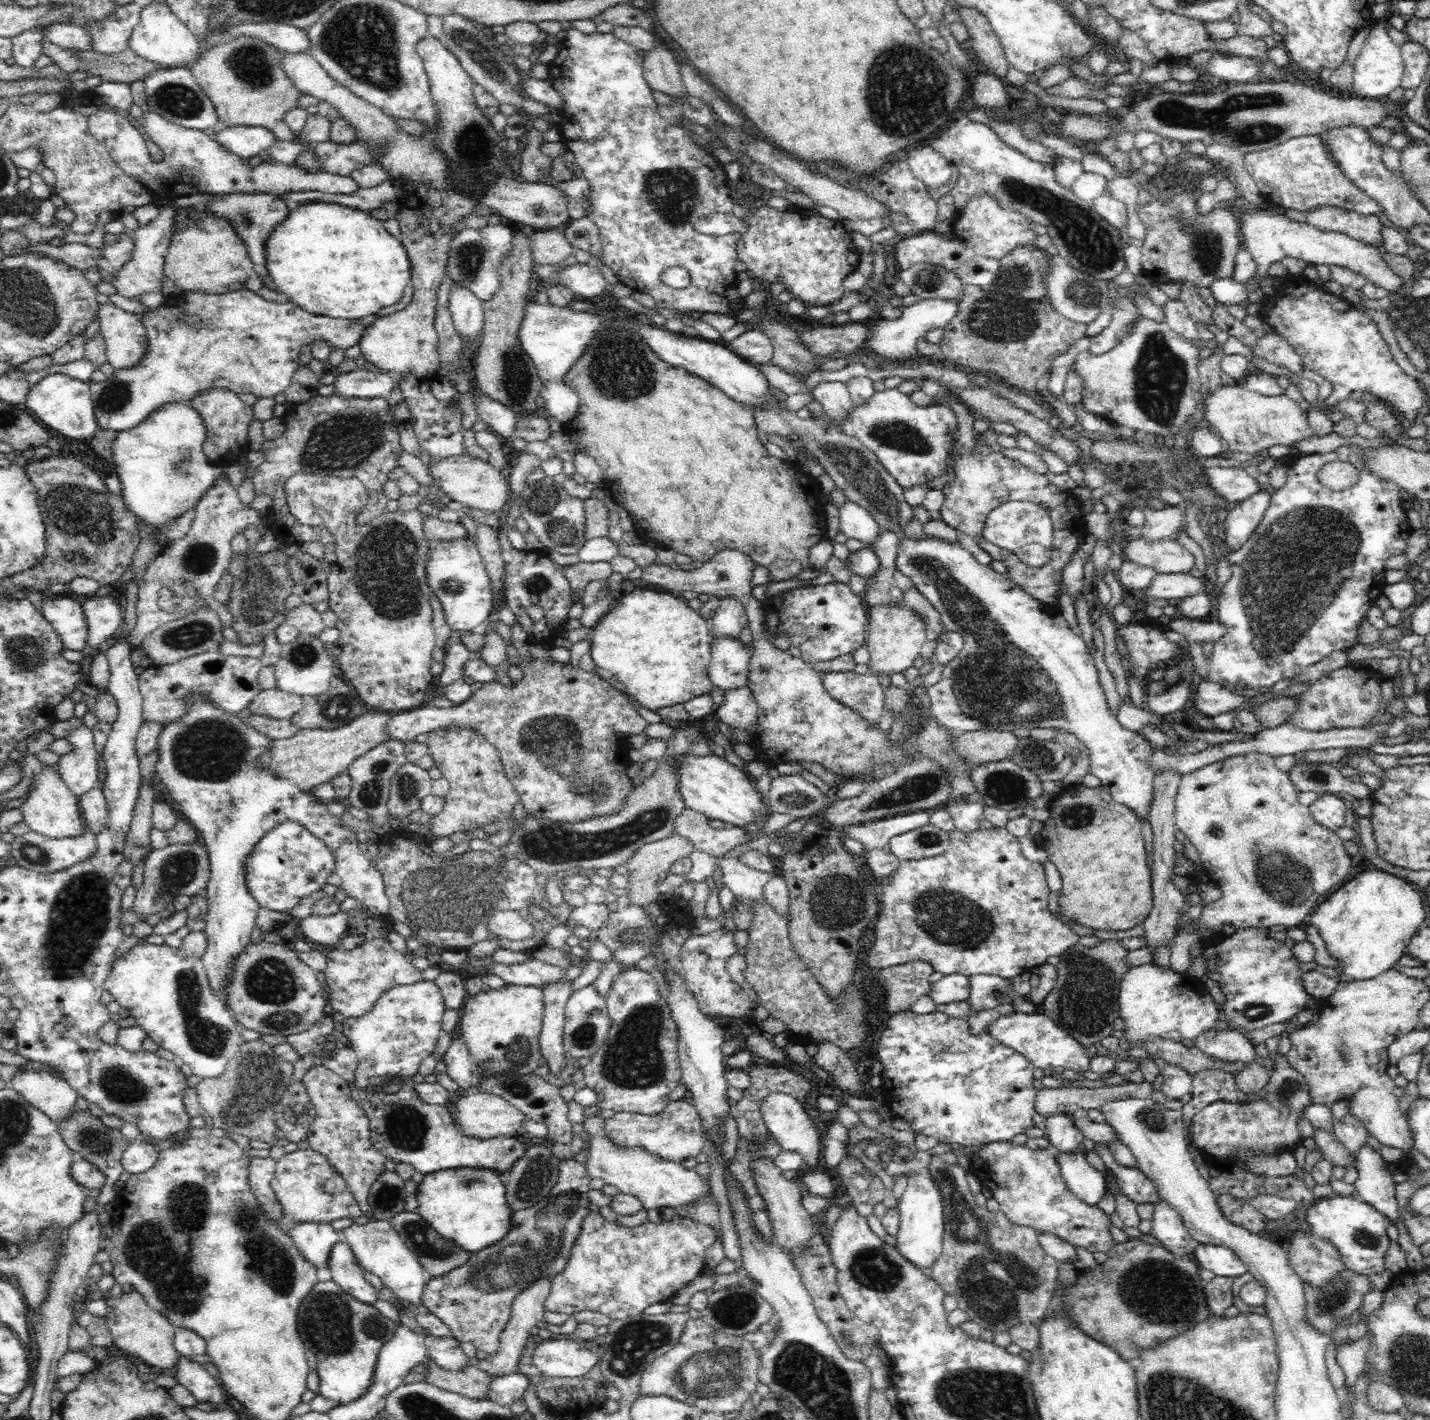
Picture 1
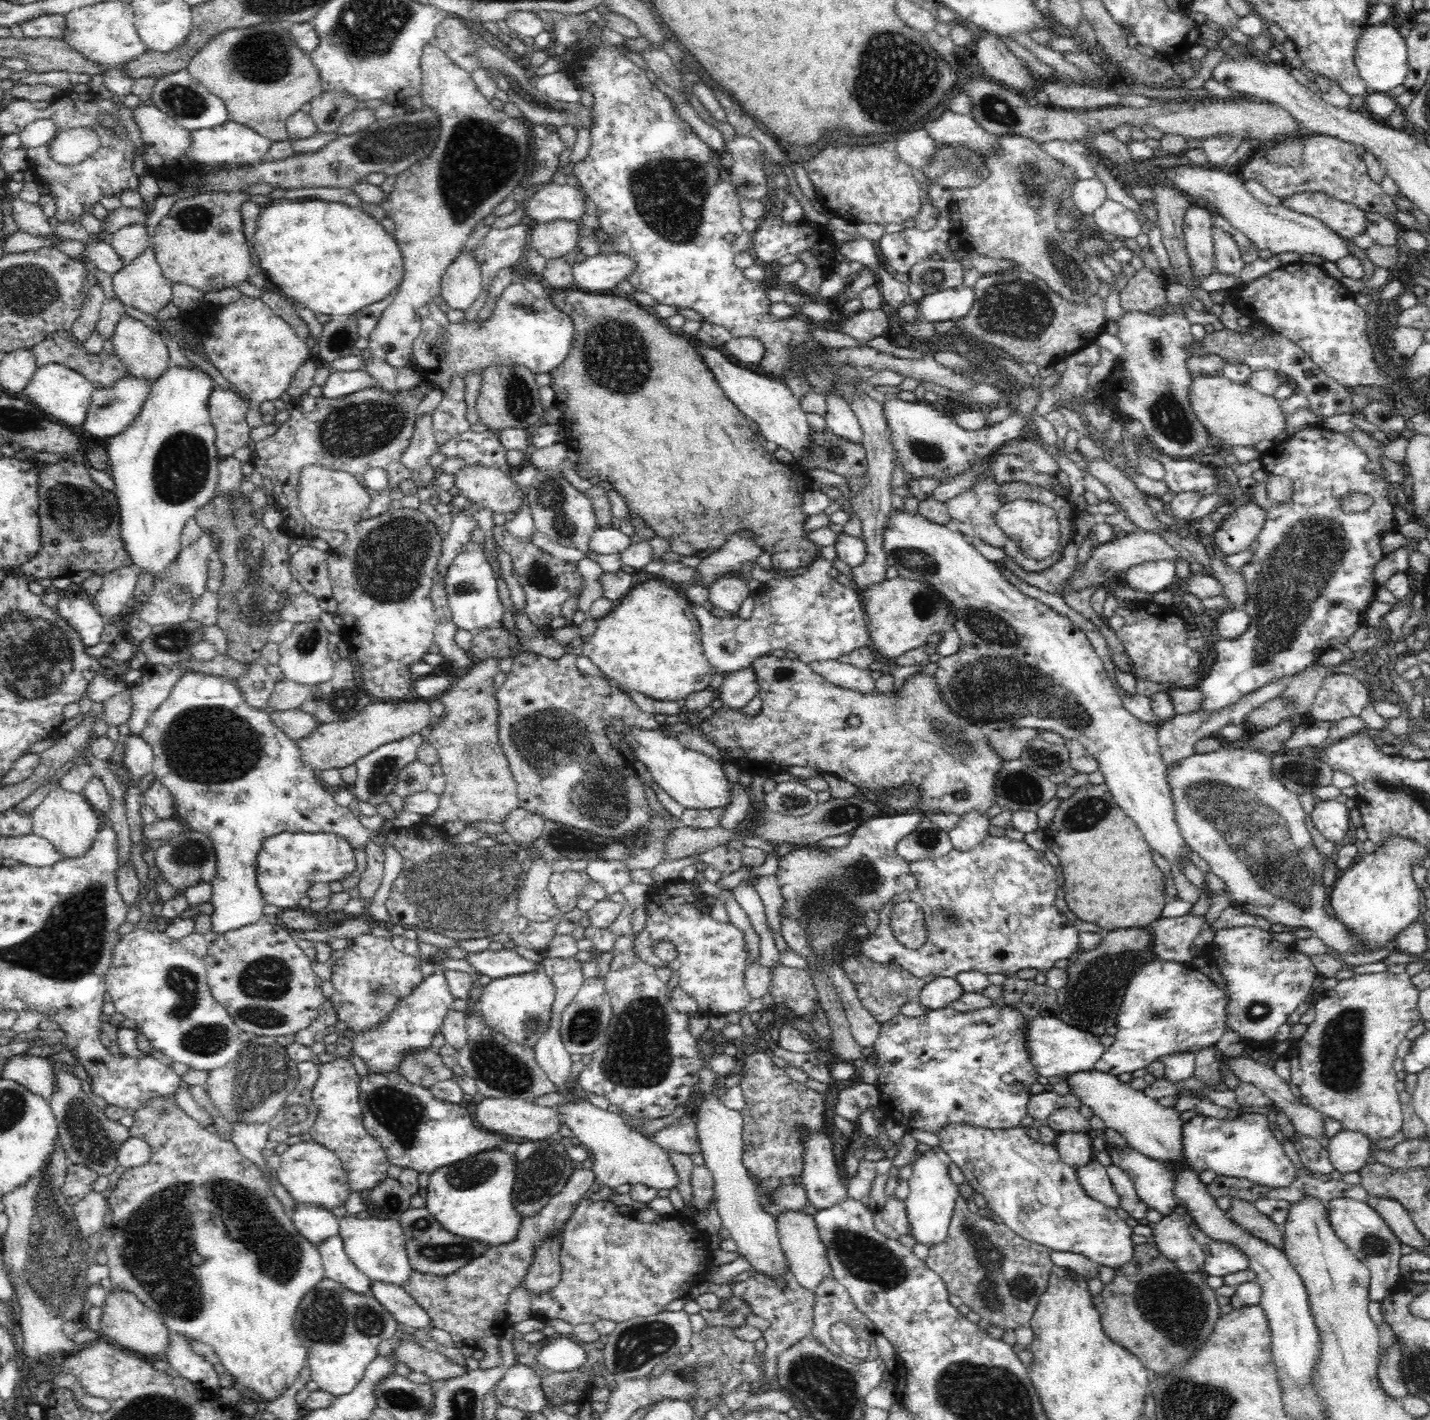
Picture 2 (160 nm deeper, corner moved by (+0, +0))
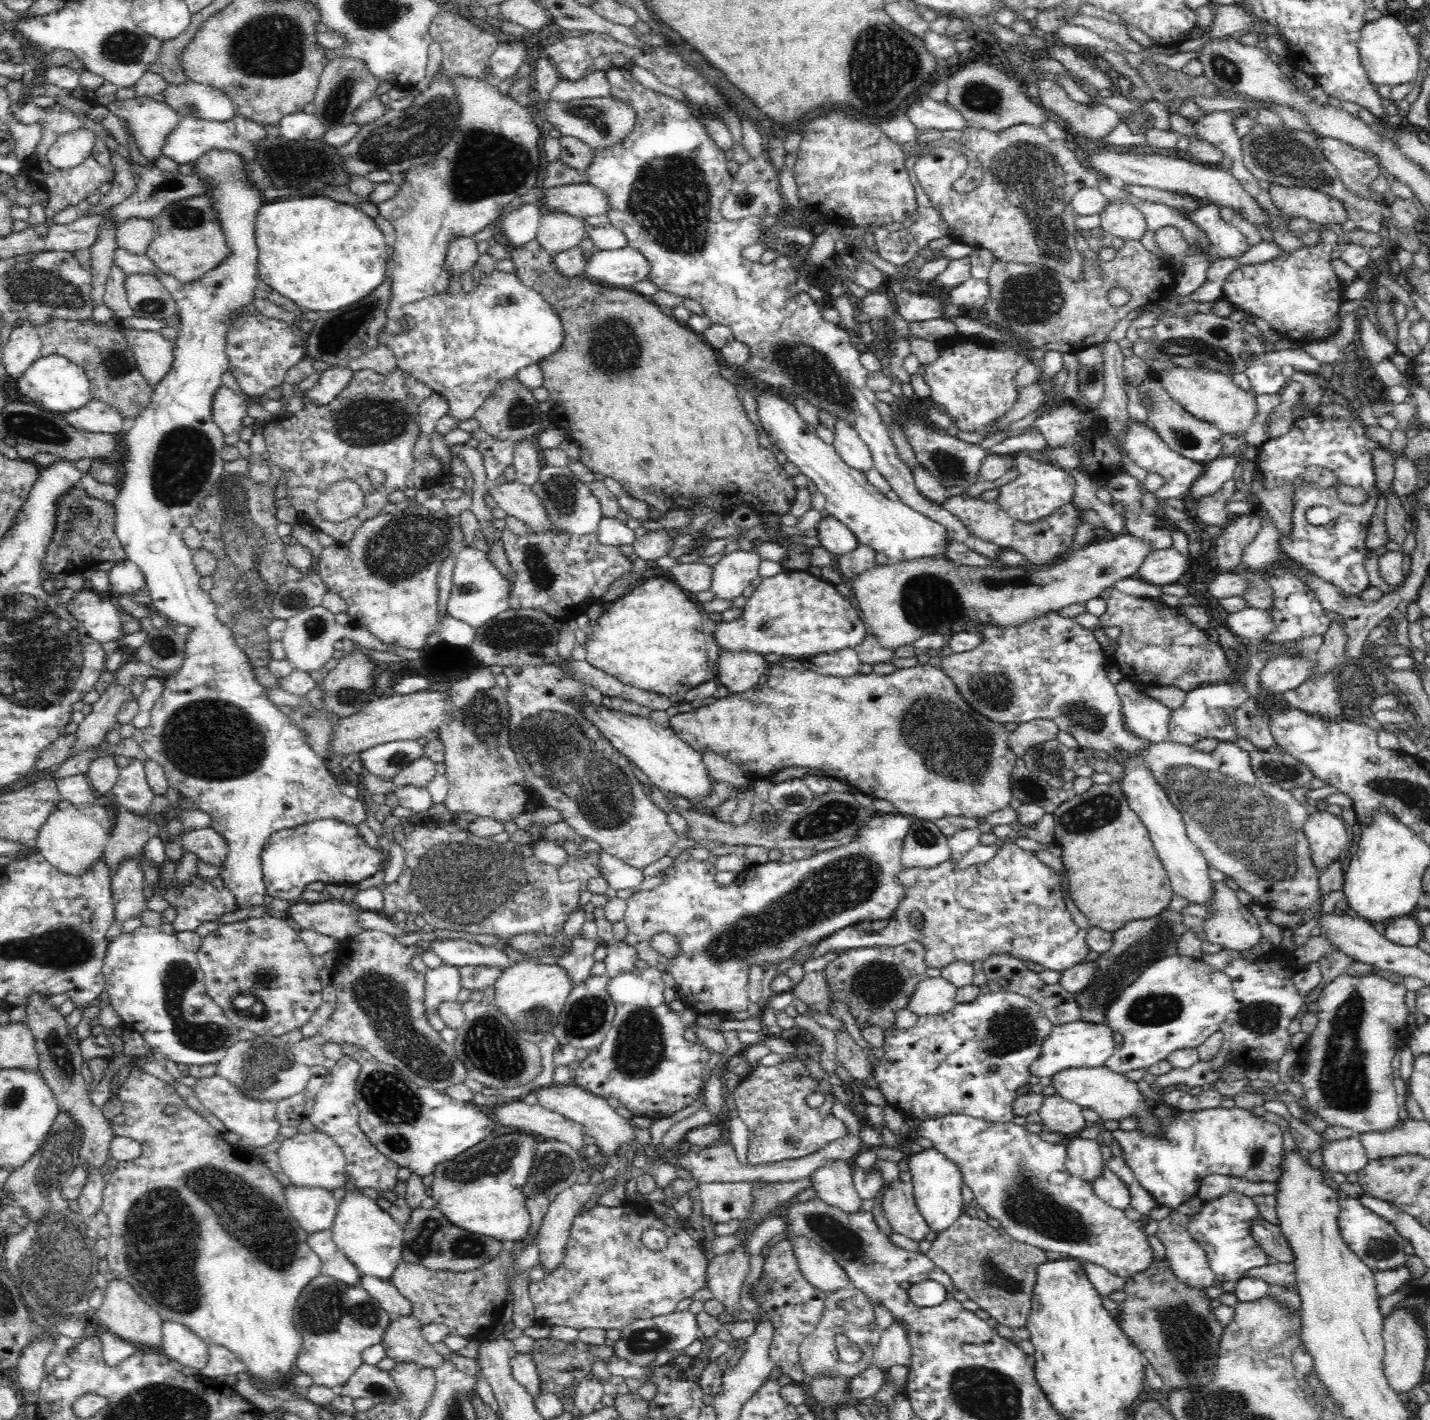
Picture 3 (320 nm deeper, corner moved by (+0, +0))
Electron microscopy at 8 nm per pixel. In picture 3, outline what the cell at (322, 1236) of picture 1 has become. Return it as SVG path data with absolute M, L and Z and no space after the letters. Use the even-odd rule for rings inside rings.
M291 1183L285 1187L284 1194L291 1215L308 1234L332 1228L338 1210L332 1192Z

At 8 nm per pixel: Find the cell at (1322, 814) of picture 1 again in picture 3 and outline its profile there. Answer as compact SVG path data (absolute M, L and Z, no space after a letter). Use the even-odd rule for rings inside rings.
M1327 809L1325 811L1316 810L1309 814L1308 822L1303 824L1303 831L1312 852L1312 863L1320 874L1328 869L1336 859L1341 856L1342 850L1348 848L1350 843L1348 840L1348 824L1342 818L1337 810Z

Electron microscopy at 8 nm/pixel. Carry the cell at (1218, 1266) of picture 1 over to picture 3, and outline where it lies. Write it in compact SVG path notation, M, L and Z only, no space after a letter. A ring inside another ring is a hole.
M1230 1191L1211 1201L1205 1201L1200 1212L1189 1217L1187 1231L1207 1254L1217 1284L1238 1281L1251 1268L1266 1266L1271 1258L1252 1236L1252 1218L1259 1216L1252 1197Z

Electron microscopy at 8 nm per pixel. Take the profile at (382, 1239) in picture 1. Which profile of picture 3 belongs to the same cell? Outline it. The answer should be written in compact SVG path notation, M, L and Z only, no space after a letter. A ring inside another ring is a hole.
M358 1190L347 1192L337 1210L332 1228L332 1238L340 1252L357 1268L361 1275L390 1279L394 1269L403 1260L404 1225L396 1222L376 1200Z

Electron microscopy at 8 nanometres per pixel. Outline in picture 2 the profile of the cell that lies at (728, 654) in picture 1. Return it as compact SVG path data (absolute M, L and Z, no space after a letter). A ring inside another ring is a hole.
M816 546L816 558L808 564L805 573L789 577L776 577L763 584L754 596L753 613L748 619L739 616L720 618L700 605L692 606L697 622L702 628L701 641L705 656L710 660L716 672L730 674L751 666L758 658L772 652L785 650L795 652L805 664L837 660L840 656L851 654L860 647L871 646L870 633L867 629L866 614L859 590L854 586L844 586L828 572L833 563L820 555L820 546Z

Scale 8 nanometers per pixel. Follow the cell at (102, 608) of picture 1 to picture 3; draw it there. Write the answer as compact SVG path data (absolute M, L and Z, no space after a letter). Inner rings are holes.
M128 560L116 563L108 571L108 578L110 579L110 588L107 597L113 600L120 594L130 596L133 592L138 592L147 586L145 574L142 573L140 567Z

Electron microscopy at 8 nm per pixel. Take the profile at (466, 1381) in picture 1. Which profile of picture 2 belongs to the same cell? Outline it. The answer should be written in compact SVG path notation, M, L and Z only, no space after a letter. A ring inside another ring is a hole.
M407 1328L410 1335L394 1350L396 1361L410 1367L414 1372L426 1374L431 1381L452 1380L468 1374L467 1366L459 1366L442 1354L433 1353L416 1344L412 1340L411 1330L412 1328Z

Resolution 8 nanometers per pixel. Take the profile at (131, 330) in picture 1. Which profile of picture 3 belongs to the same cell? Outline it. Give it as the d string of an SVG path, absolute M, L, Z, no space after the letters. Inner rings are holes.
M124 329L124 340L134 353L136 364L147 382L156 386L172 368L175 344L159 331Z

